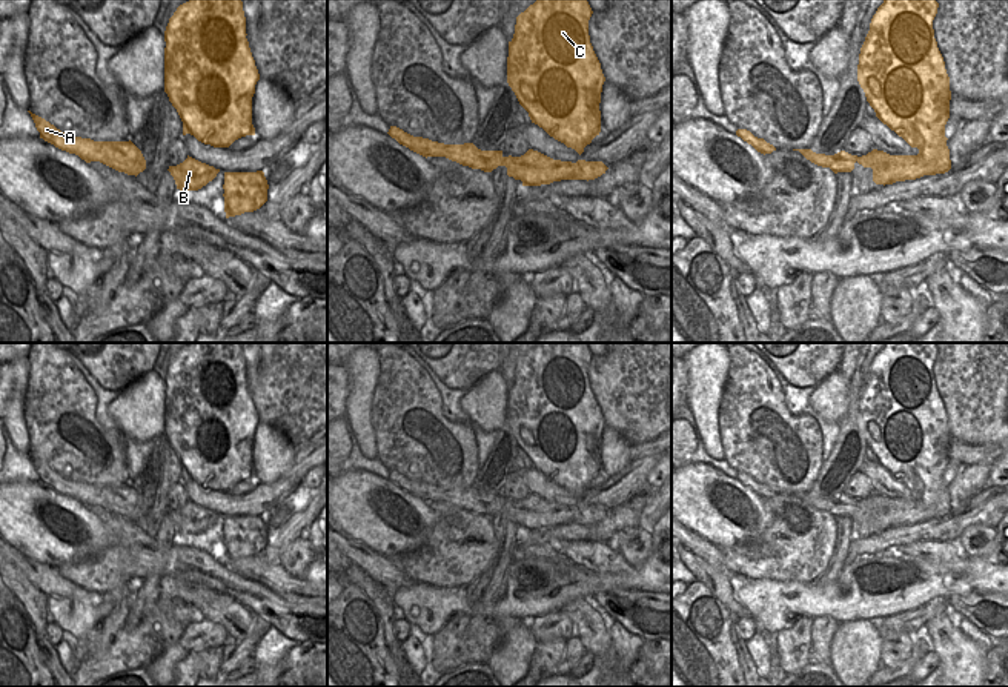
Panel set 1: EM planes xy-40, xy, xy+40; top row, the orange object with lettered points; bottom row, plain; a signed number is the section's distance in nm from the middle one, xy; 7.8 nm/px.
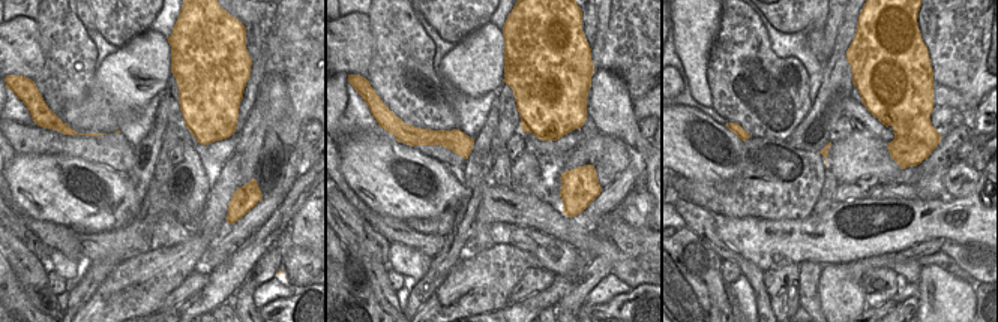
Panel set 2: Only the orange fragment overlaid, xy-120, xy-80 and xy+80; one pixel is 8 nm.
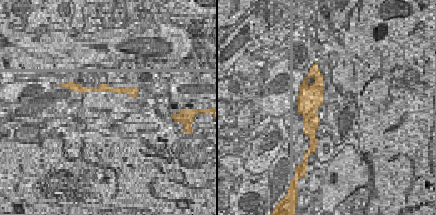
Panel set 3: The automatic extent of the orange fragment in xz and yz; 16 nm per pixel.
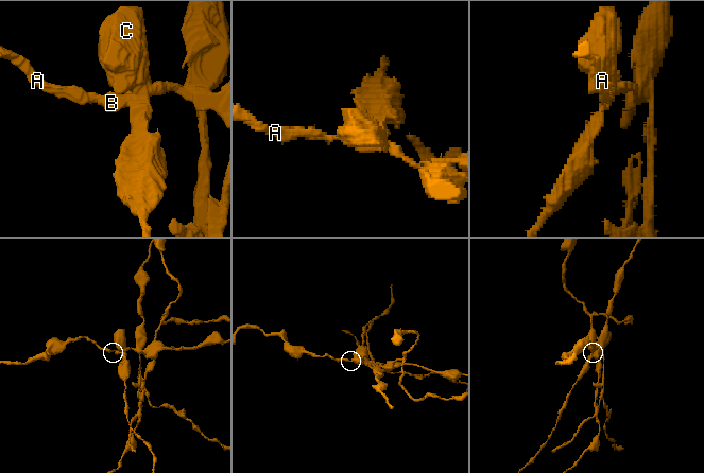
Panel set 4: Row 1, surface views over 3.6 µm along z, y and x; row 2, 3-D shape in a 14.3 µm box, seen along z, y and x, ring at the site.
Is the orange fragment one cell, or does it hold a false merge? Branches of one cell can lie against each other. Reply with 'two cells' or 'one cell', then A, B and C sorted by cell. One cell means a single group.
two cells | A B / C

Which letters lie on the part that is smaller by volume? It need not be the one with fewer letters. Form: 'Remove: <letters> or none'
Remove: C

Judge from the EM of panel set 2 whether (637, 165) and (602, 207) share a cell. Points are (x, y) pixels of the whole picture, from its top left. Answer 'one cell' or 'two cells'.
one cell

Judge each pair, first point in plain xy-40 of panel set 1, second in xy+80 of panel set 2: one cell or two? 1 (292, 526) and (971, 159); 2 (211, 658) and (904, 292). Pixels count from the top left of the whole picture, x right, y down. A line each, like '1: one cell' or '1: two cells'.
1: one cell
2: two cells

